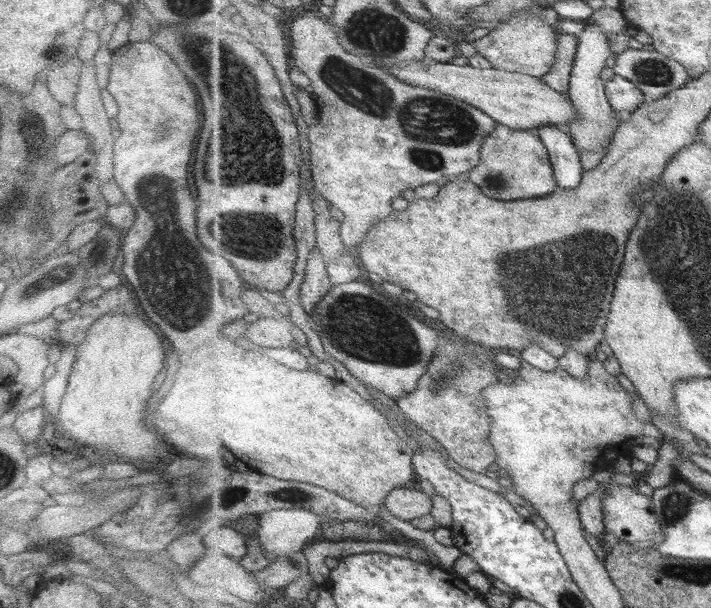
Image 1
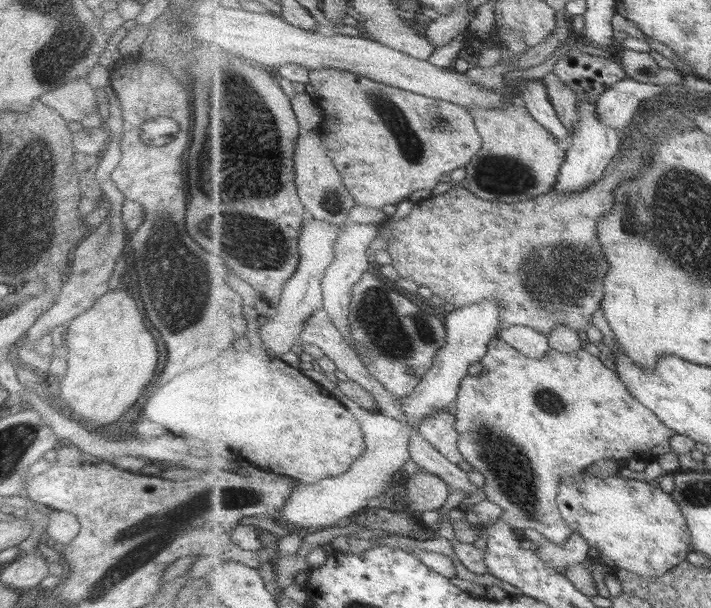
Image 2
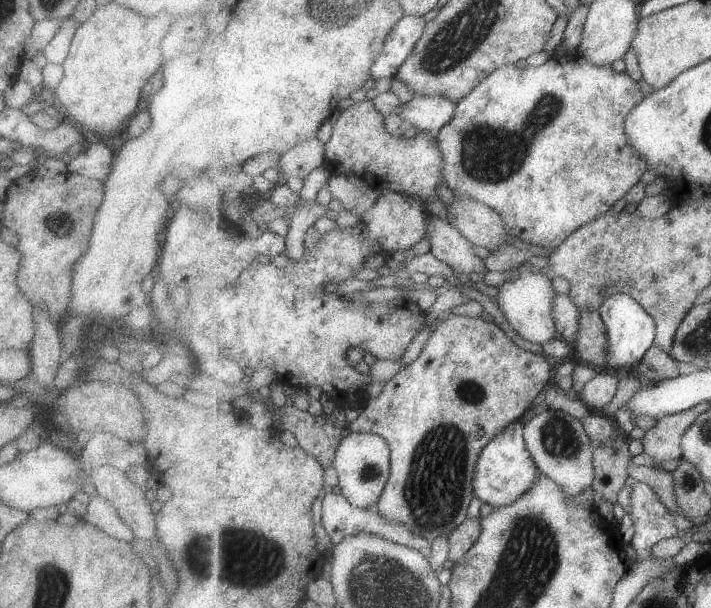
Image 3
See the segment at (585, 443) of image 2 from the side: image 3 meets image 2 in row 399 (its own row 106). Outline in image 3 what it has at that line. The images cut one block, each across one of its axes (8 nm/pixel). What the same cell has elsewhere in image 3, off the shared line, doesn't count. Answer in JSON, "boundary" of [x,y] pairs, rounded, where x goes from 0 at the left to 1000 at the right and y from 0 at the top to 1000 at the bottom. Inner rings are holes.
{"boundary":[[[816,89],[776,90],[758,110],[741,105],[736,113],[727,112],[724,107],[702,112],[696,115],[696,120],[682,128],[651,166],[644,169],[637,197],[615,220],[617,242],[624,255],[624,286],[630,306],[643,327],[677,332],[696,345],[709,359],[716,382],[727,396],[781,411],[813,377],[847,359],[859,342],[869,340],[878,331],[879,322],[899,301],[902,289],[913,278],[913,268],[907,262],[902,262],[892,250],[892,245],[887,247],[886,230],[882,237],[879,211],[876,211],[882,188],[889,184],[906,163],[907,158],[904,158],[899,138],[887,125],[882,125],[878,117],[865,118],[859,105],[840,110]],[[775,158],[781,164],[781,184],[783,184],[778,191],[778,197],[775,197]]]}

